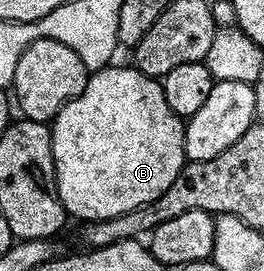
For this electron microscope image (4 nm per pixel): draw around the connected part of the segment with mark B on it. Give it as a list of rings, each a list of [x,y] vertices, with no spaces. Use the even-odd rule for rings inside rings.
[[[110,64],[102,70],[94,70],[89,75],[87,84],[79,96],[75,96],[64,108],[57,113],[57,117],[51,123],[53,132],[53,167],[57,173],[57,194],[65,206],[66,215],[77,217],[77,220],[94,222],[95,220],[107,220],[111,216],[123,216],[123,212],[131,212],[131,208],[139,208],[151,200],[158,198],[167,188],[171,188],[171,180],[179,176],[179,172],[187,161],[185,157],[185,122],[173,111],[171,104],[167,104],[164,85],[158,79],[139,72],[132,64],[117,66]]]

